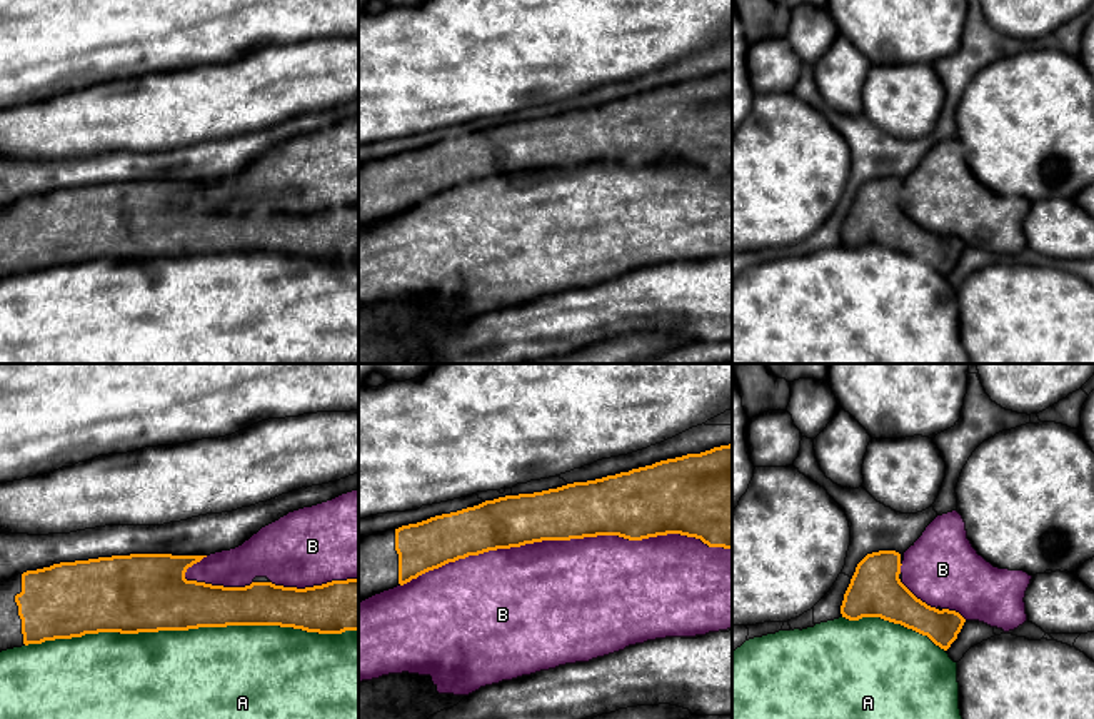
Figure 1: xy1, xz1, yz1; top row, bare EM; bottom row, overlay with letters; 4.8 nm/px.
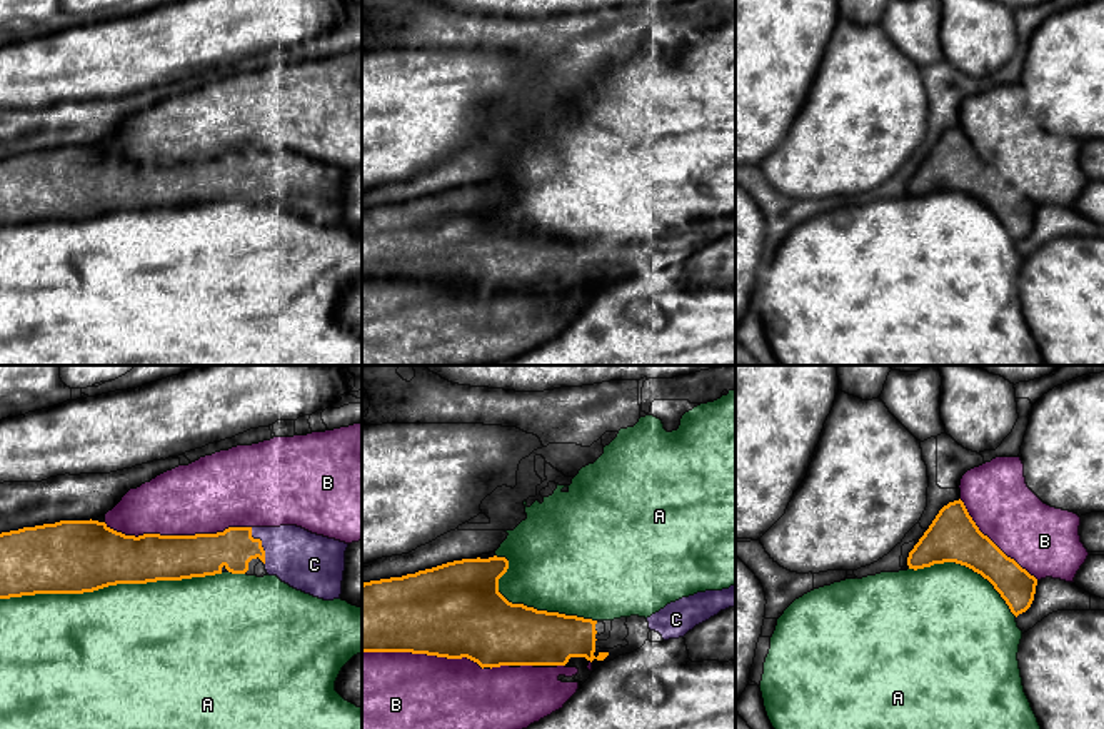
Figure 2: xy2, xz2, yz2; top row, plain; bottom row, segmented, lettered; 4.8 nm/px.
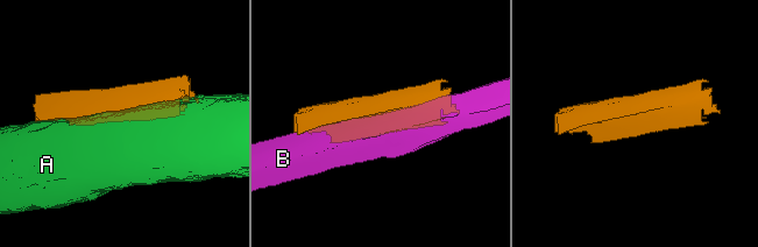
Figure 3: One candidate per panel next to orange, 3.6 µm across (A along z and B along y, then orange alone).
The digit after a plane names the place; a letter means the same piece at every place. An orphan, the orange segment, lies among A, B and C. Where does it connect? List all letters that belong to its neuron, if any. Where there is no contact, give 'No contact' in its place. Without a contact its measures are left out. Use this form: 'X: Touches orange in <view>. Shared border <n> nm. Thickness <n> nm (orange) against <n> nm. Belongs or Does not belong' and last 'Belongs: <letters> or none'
A: Touches orange in xy1. Shared border 1600 nm. Thickness 360 nm (orange) against 480 nm. Does not belong
B: Touches orange in xz1. Shared border 1600 nm. Thickness 280 nm (orange) against 500 nm. Does not belong
C: Touches orange in xy2. Shared border 200 nm. Thickness 200 nm (orange) against 280 nm. Belongs
Belongs: C

